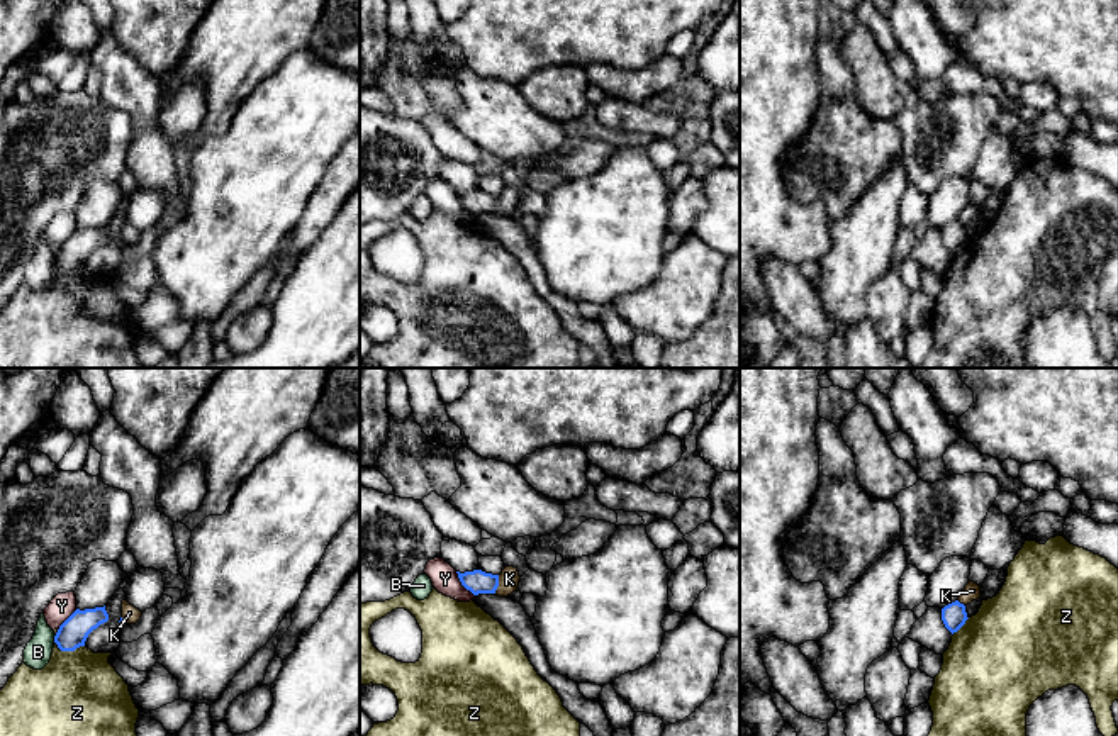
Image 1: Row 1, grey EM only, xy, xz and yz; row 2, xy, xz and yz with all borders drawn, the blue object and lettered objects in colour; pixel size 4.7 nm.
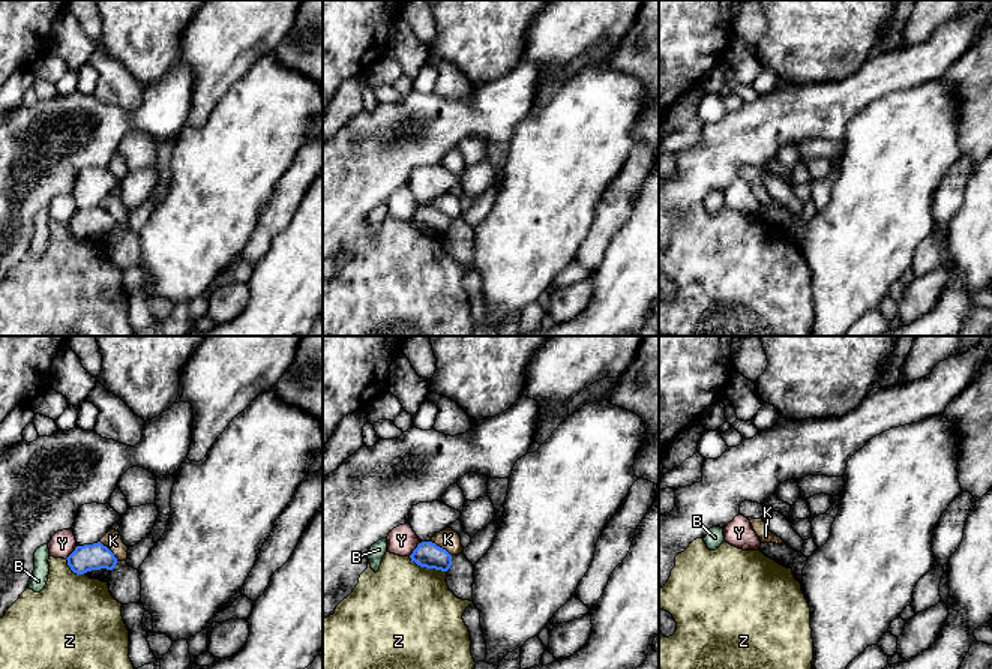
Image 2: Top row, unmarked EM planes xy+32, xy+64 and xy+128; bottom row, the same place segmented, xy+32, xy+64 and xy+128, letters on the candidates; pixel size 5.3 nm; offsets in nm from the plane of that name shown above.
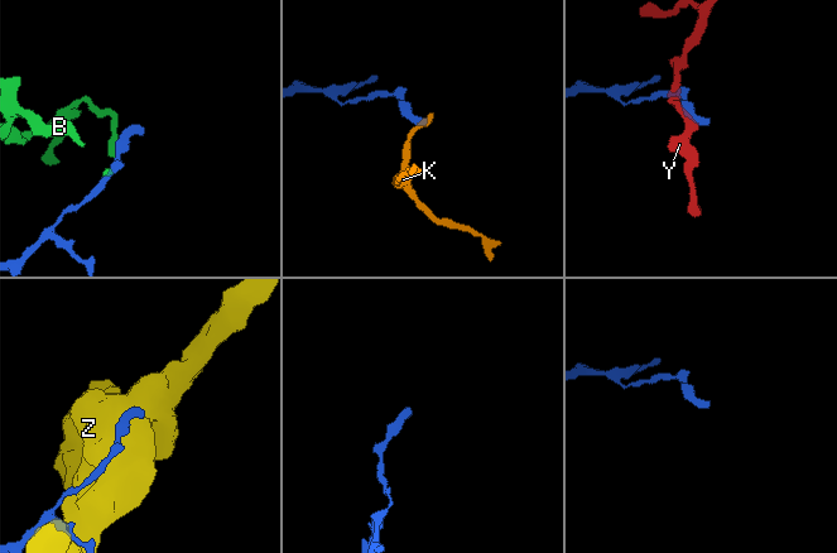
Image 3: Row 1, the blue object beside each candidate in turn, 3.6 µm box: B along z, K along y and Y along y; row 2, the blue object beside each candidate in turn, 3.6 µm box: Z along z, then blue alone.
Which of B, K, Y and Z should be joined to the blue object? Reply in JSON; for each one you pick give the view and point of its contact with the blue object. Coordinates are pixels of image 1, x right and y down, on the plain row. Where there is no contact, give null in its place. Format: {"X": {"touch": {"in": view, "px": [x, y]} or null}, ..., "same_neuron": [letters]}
{"same_neuron": []}

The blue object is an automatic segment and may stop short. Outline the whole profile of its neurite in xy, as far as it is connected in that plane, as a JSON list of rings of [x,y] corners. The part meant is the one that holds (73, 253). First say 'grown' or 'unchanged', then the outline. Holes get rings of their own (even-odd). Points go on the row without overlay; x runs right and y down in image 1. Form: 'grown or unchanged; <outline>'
unchanged; [[[103,227],[76,229],[58,249],[54,263],[61,271],[75,271],[85,266],[88,254],[100,244],[109,241],[109,234]]]

